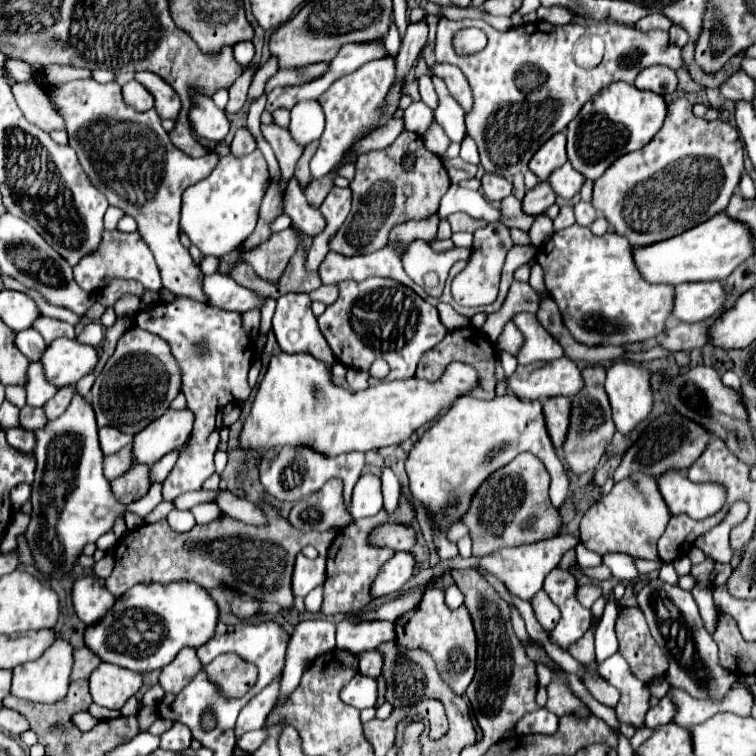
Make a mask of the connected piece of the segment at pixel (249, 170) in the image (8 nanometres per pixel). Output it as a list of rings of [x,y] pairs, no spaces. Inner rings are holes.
[[[259,148],[249,156],[233,156],[233,152],[229,152],[219,160],[209,178],[183,192],[181,230],[205,256],[221,258],[237,250],[255,230],[267,182],[269,170]]]

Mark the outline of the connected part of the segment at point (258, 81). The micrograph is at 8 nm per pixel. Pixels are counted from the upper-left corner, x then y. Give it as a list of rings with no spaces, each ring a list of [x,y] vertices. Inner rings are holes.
[[[269,56],[269,60],[267,60],[265,64],[259,66],[259,70],[257,70],[255,78],[253,78],[253,84],[251,84],[251,88],[249,88],[247,102],[251,102],[253,98],[257,98],[257,96],[263,92],[265,82],[267,82],[267,80],[277,72],[277,70],[279,70],[279,68],[277,68],[277,60],[273,60],[273,56]]]

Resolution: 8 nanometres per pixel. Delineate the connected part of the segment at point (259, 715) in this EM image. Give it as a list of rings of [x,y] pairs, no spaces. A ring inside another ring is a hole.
[[[273,682],[245,704],[245,708],[240,711],[235,724],[236,739],[243,736],[245,732],[259,730],[265,726],[265,720],[277,700],[277,694],[279,694],[279,682]]]

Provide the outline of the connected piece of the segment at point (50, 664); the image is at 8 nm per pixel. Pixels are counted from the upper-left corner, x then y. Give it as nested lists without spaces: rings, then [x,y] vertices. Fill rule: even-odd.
[[[55,640],[53,646],[45,650],[41,660],[21,664],[13,668],[13,686],[11,694],[29,702],[39,702],[39,704],[55,704],[57,700],[63,700],[69,692],[71,684],[71,668],[73,668],[73,646],[67,640]]]

